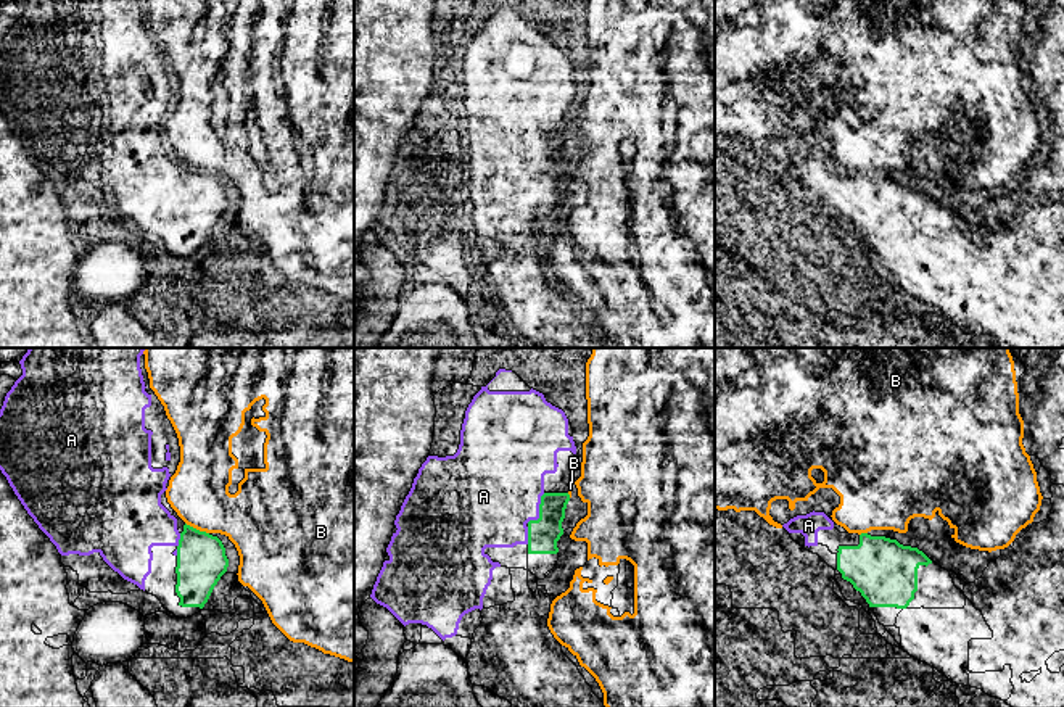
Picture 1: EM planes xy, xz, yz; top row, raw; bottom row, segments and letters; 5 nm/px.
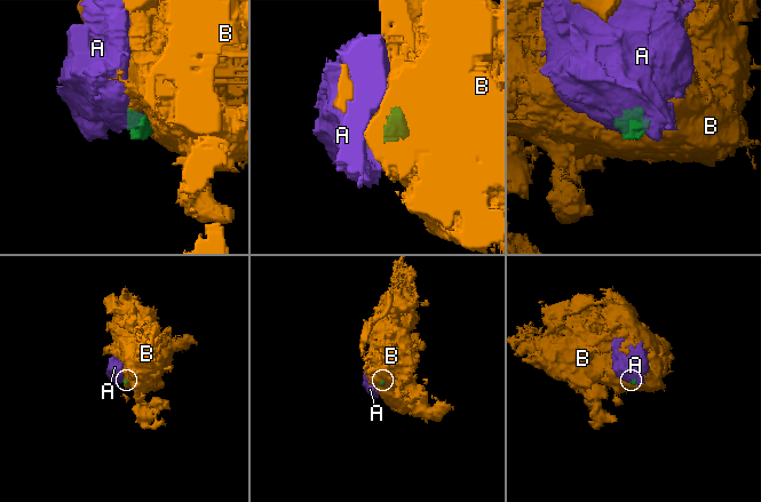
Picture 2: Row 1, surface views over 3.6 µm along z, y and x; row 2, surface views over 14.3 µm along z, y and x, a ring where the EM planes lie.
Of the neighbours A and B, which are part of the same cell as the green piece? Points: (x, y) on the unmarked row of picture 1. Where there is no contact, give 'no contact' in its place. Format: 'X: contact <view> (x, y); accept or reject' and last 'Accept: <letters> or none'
A: contact xz (540, 150); accept
B: contact xy (195, 168); reject
Accept: A

